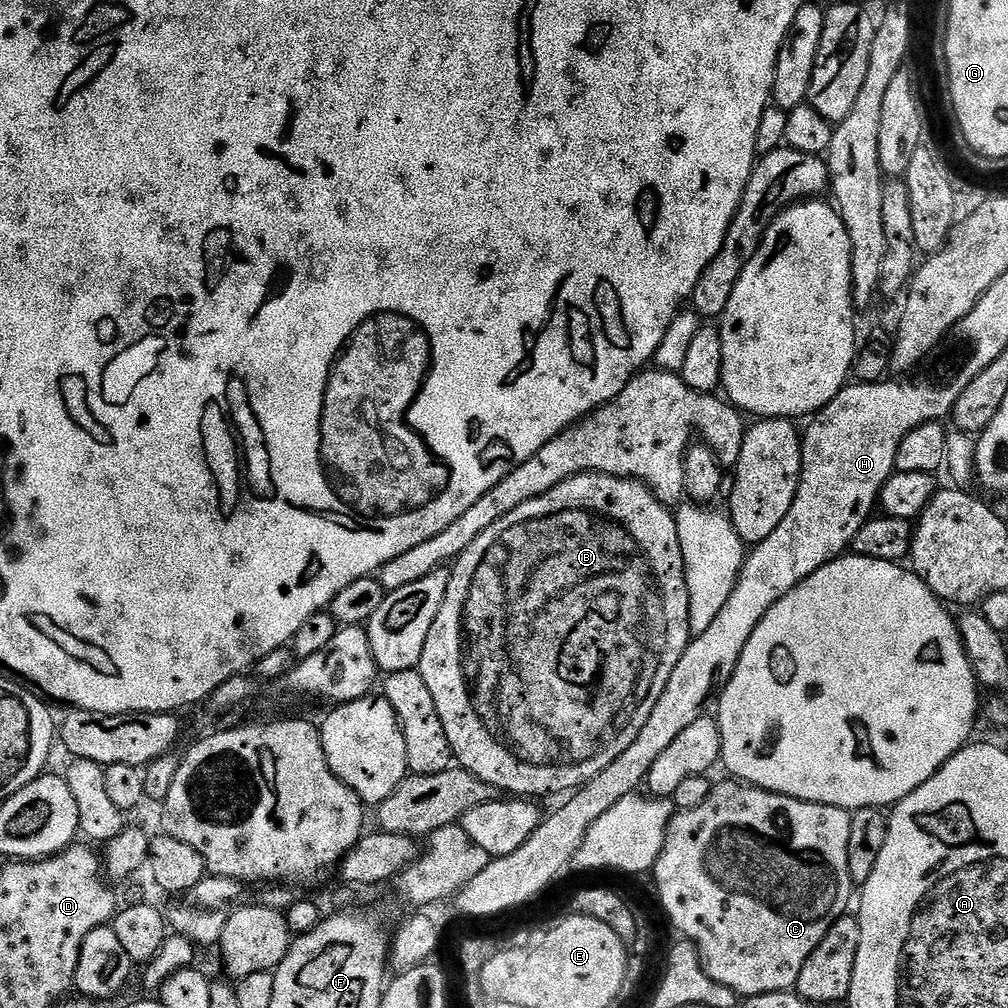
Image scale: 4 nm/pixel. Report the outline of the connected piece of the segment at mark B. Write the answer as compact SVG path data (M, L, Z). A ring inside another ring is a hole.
M580 472L576 476L571 476L568 480L563 480L552 490L546 490L544 494L538 494L536 498L530 498L528 502L522 502L516 510L510 510L504 518L498 518L494 526L487 528L459 558L451 565L450 586L446 586L446 598L442 602L442 610L438 610L438 618L434 618L434 626L430 626L430 635L426 638L426 646L422 650L418 670L422 674L422 682L430 689L430 694L434 694L434 706L438 706L438 718L442 718L442 730L446 730L446 738L450 742L450 750L455 763L459 767L465 768L470 774L482 778L490 786L494 786L497 793L507 794L512 798L540 798L536 796L556 796L559 792L571 794L577 788L581 788L594 774L602 774L634 738L642 731L642 726L646 726L646 718L650 718L650 713L654 711L654 706L658 698L662 698L662 690L666 690L666 682L670 682L670 674L674 674L674 666L678 666L678 658L689 646L692 631L688 625L688 611L690 610L690 598L688 597L688 587L686 586L686 570L684 569L684 559L682 558L682 546L678 546L678 526L673 509L664 504L654 495L653 492L644 485L641 480L631 480L629 476L611 476L605 472Z

